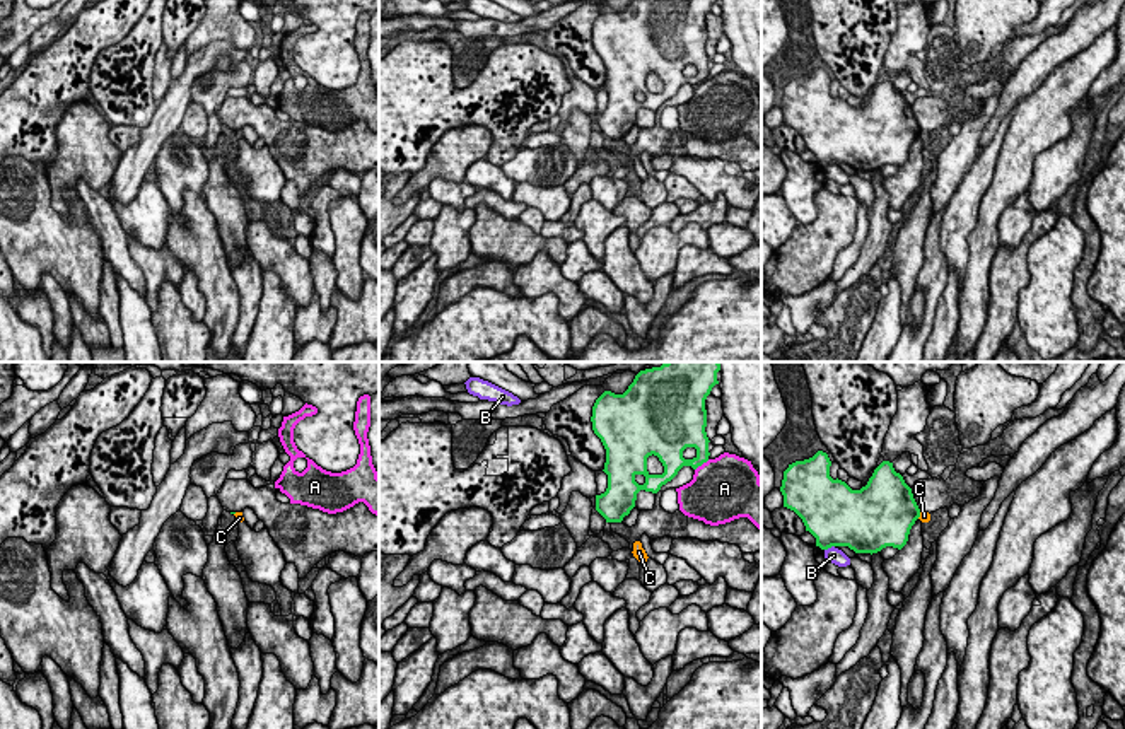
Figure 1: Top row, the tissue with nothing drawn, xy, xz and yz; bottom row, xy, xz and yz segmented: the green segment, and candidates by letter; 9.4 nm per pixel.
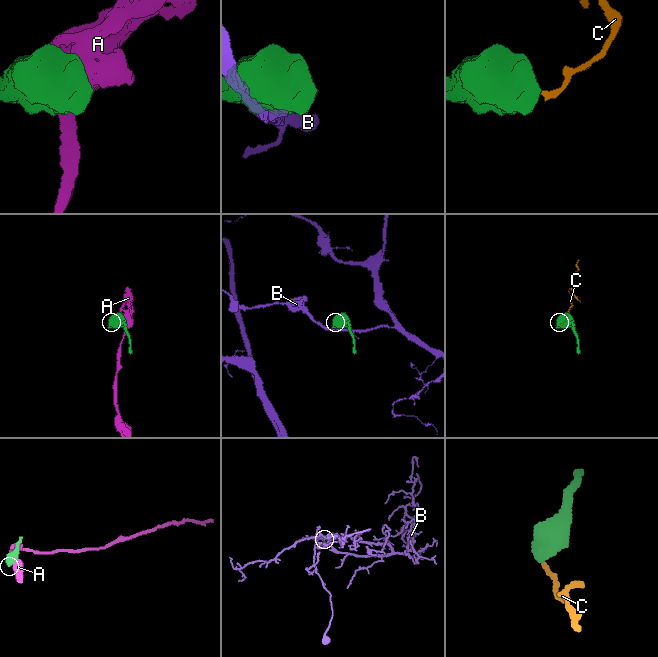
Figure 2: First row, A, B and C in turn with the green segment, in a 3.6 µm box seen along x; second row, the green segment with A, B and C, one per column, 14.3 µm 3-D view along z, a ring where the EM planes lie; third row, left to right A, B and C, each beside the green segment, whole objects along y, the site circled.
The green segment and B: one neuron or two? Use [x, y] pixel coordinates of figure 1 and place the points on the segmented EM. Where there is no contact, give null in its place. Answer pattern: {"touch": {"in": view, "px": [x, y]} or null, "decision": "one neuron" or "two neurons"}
{"touch": {"in": "yz", "px": [828, 547]}, "decision": "two neurons"}

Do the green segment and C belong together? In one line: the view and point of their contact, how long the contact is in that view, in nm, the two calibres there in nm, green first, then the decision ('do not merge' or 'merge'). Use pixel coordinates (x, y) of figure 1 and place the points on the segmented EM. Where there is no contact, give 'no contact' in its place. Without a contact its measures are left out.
yz (919, 514) | 90 nm | 460/100 nm | do not merge

